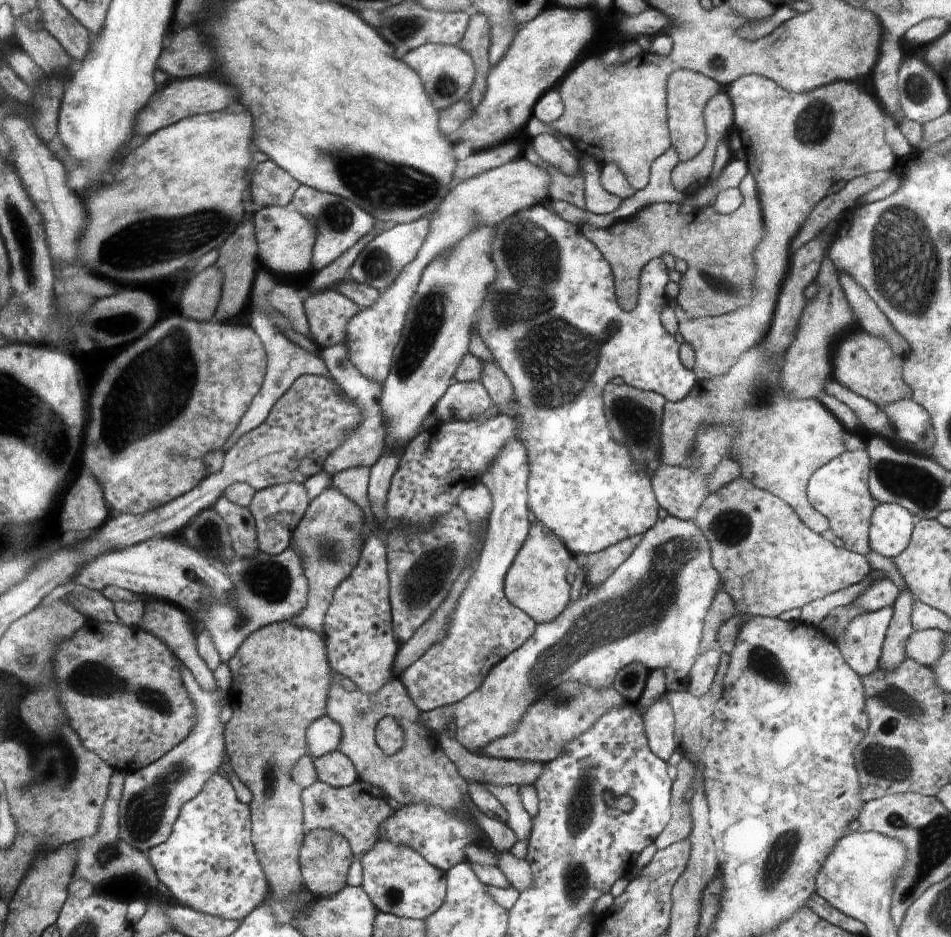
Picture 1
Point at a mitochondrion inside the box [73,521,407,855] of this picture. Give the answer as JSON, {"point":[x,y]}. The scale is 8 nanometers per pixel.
{"point":[146,811]}

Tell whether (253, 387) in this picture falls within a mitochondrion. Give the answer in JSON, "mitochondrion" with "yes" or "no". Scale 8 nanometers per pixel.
{"mitochondrion":"no"}

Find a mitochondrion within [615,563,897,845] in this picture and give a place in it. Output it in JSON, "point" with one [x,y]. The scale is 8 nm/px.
{"point":[762,661]}

